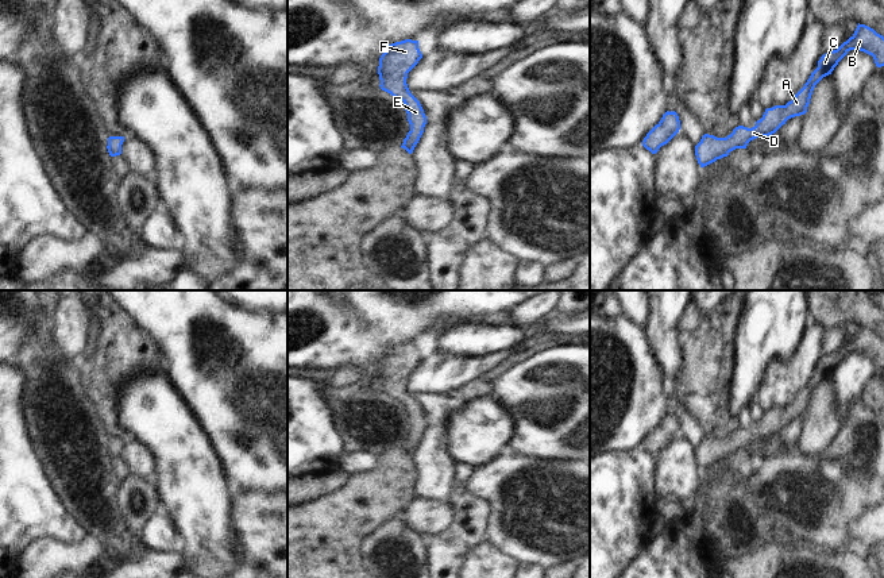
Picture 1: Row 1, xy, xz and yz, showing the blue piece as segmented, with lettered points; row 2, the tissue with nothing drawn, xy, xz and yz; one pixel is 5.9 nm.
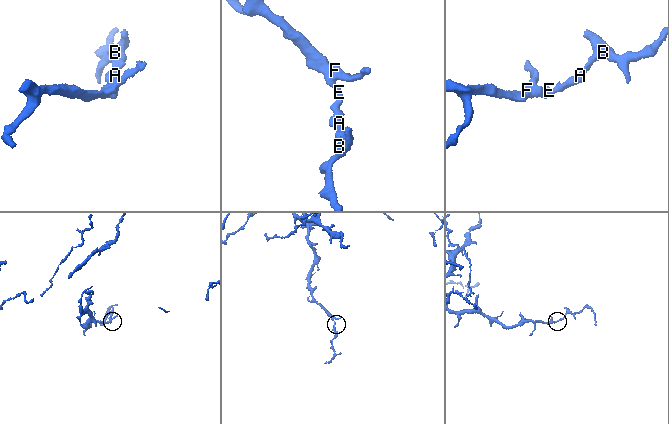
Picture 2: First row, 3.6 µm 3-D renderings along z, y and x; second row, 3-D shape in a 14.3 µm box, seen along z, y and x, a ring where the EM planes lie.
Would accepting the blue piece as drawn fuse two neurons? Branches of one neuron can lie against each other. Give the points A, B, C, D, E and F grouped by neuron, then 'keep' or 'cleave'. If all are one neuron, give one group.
A B C D E F; keep

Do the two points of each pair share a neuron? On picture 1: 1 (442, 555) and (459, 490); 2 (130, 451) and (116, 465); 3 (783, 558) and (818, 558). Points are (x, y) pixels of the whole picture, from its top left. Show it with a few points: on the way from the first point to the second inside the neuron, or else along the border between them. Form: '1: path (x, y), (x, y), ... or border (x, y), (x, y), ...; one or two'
1: path (458, 539), (460, 536), (460, 507); one
2: border (120, 457), (130, 473); two
3: path (791, 558), (810, 558); one

